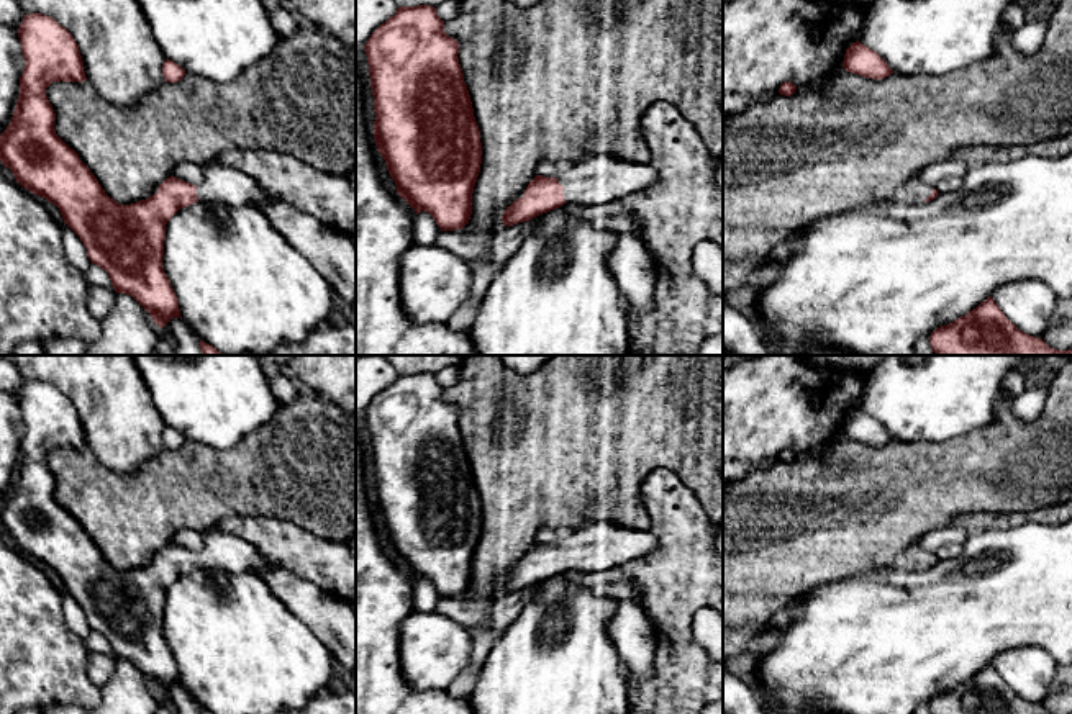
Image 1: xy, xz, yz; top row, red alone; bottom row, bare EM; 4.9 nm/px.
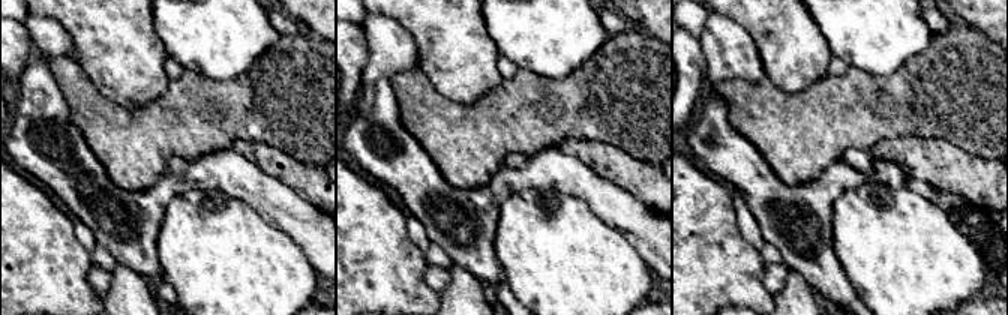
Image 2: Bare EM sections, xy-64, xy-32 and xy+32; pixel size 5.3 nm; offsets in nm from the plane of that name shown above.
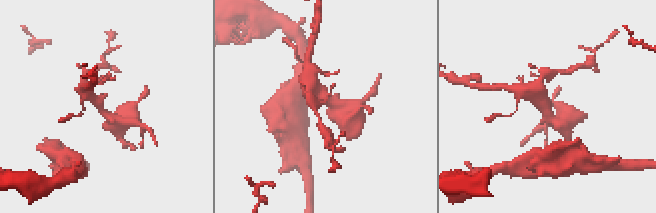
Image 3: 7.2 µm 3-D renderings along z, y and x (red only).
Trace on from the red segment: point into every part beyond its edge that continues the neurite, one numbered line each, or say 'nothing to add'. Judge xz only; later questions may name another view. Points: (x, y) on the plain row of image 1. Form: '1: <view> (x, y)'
1: xz (602, 546)

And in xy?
1: xy (331, 619)

